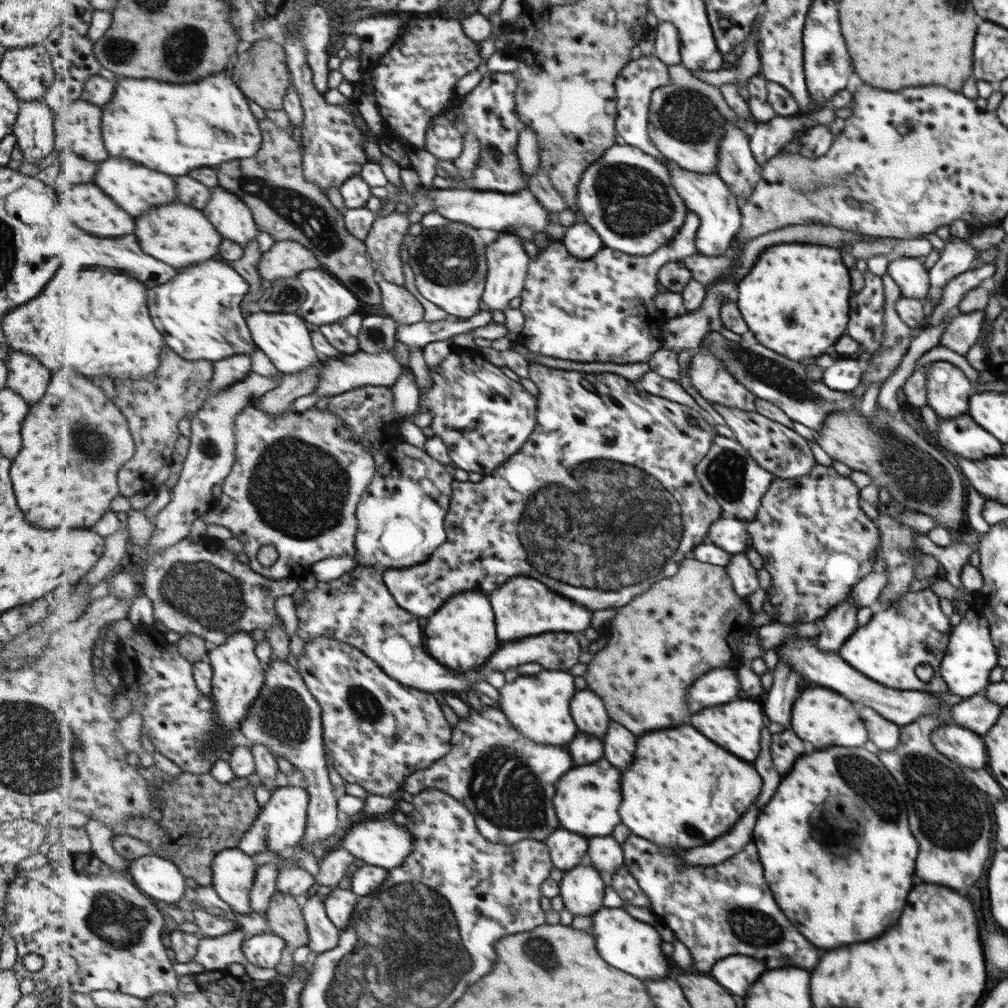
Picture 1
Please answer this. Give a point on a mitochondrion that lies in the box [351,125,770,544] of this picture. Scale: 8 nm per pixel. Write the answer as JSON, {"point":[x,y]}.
{"point":[633,202]}

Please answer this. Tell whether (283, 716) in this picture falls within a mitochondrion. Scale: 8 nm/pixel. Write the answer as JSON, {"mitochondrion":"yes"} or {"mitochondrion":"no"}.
{"mitochondrion":"yes"}

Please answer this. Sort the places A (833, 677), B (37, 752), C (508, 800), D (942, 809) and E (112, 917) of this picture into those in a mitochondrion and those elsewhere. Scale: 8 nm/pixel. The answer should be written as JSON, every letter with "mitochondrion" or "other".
{"A":"other","B":"mitochondrion","C":"mitochondrion","D":"mitochondrion","E":"mitochondrion"}

